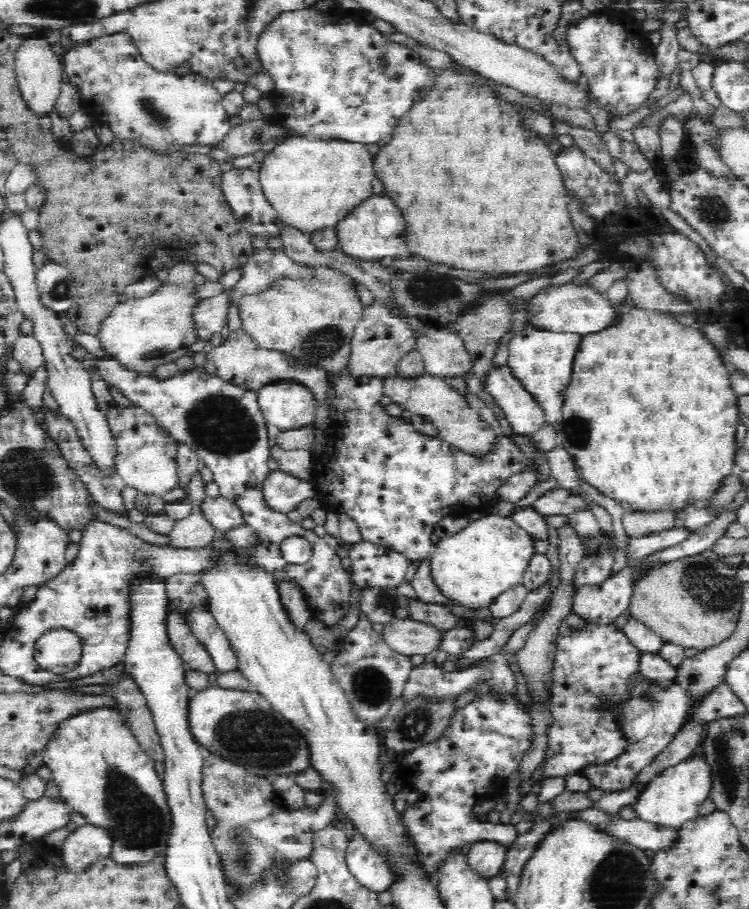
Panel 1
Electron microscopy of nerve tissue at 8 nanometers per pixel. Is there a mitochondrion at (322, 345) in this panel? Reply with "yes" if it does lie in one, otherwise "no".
yes

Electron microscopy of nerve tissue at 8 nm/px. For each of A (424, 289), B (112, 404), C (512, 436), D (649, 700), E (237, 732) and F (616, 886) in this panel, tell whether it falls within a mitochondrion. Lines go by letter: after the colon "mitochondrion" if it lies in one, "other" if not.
A: mitochondrion
B: other
C: other
D: mitochondrion
E: mitochondrion
F: mitochondrion

